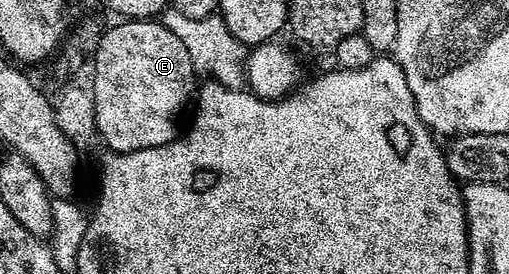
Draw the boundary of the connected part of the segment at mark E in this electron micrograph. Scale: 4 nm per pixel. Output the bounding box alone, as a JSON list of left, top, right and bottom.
[89,19,197,155]

